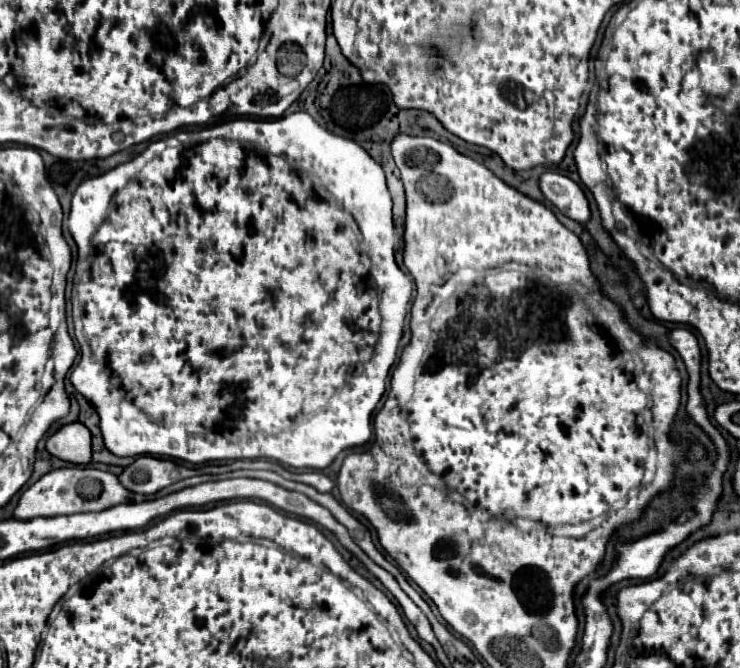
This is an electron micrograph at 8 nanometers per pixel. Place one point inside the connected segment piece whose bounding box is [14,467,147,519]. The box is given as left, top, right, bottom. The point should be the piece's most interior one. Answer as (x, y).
(57, 493)

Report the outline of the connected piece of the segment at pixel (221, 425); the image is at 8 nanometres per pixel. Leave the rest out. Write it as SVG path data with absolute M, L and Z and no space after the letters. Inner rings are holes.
M304 111L290 113L290 115L284 115L280 119L234 119L234 121L231 120L207 126L202 131L177 131L152 141L144 153L138 154L132 161L122 163L122 165L118 165L112 171L106 171L104 175L98 175L98 177L82 181L80 187L76 189L74 197L72 197L72 211L70 211L70 217L68 217L68 231L70 231L70 235L74 237L74 241L78 245L78 263L76 263L76 273L74 273L71 303L73 307L75 338L81 351L80 363L72 371L70 381L76 387L76 391L80 395L84 395L86 401L92 403L92 407L96 409L96 413L100 417L102 439L104 439L104 445L106 445L106 449L110 453L114 453L118 457L158 455L158 457L182 459L182 461L194 463L194 465L204 463L204 461L220 461L220 459L274 459L274 461L280 461L280 463L296 467L296 469L326 469L342 451L352 449L352 447L360 447L360 445L370 441L370 437L374 433L374 429L372 429L372 413L376 411L376 407L378 407L378 403L380 403L380 399L384 395L386 375L388 375L390 367L397 359L398 347L400 339L402 339L402 333L404 333L404 321L406 321L406 315L408 315L408 303L410 303L410 295L412 295L414 283L406 277L395 260L394 248L398 244L398 233L396 233L396 227L394 227L394 201L392 201L390 189L386 187L384 171L354 139L340 137L340 135L334 135L334 133L326 131L324 127L320 127ZM76 223L96 223L98 227L96 225L92 225L92 227L76 227Z

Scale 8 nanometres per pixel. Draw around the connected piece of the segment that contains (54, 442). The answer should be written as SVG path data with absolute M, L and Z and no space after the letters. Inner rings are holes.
M78 421L60 427L52 437L48 437L46 447L54 457L76 465L86 465L92 457L90 431Z

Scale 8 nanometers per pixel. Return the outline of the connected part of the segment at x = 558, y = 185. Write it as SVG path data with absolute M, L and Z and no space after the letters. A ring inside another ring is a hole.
M554 171L542 173L538 181L540 181L540 191L544 193L544 197L554 207L558 207L566 217L578 223L586 223L586 219L590 219L588 199L578 183Z

